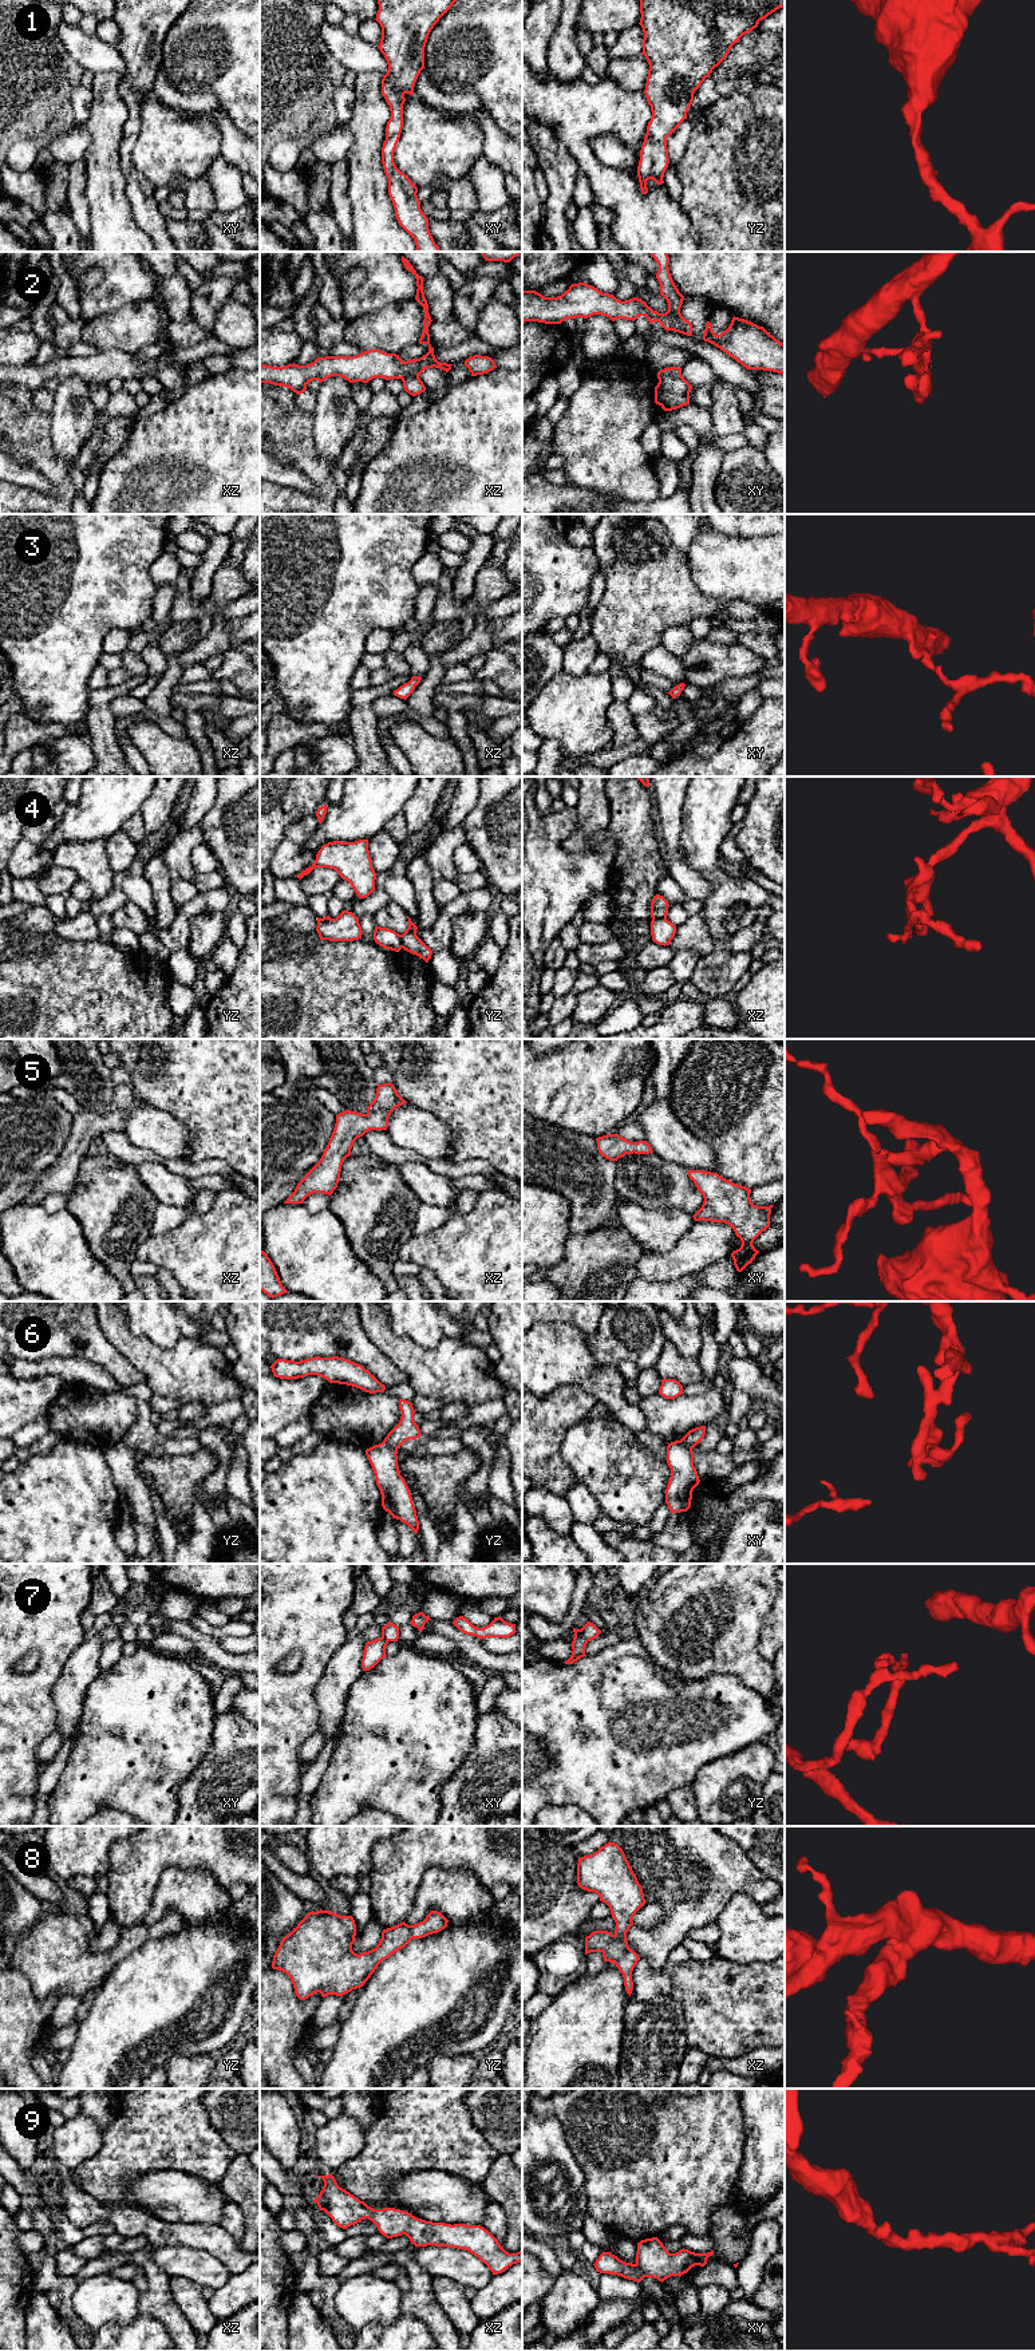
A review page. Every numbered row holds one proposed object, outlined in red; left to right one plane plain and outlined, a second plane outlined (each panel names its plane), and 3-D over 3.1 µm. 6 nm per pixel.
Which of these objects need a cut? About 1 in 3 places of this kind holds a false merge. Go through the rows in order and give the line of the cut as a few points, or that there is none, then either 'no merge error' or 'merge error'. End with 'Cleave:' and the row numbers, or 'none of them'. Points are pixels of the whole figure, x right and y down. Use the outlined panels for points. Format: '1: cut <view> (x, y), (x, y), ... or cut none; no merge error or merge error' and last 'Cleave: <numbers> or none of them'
1: cut none; no merge error
2: cut xz (418, 375), (407, 375), (402, 379); merge error
3: cut none; no merge error
4: cut xz (666, 916), (652, 919); merge error
5: cut none; no merge error
6: cut yz (383, 1441), (396, 1450); merge error
7: cut yz (577, 1630), (587, 1642); merge error
8: cut none; no merge error
9: cut none; no merge error
Cleave: 2, 4, 6, 7

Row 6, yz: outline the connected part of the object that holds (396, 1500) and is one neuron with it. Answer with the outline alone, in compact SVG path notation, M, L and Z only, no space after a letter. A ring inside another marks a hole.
M384 1442L366 1450L382 1494L383 1509L388 1512L392 1518L407 1524L416 1534L419 1521L410 1489L400 1475L396 1454L398 1450Z

